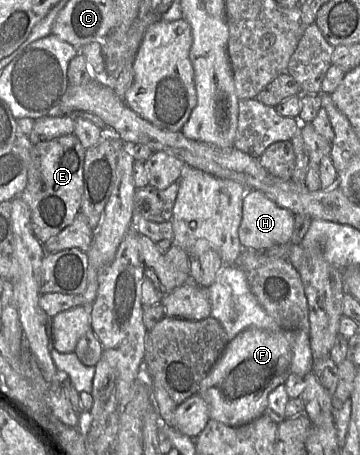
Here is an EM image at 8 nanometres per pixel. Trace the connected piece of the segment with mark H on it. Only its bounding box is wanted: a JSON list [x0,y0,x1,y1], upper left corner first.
[238,190,294,251]

